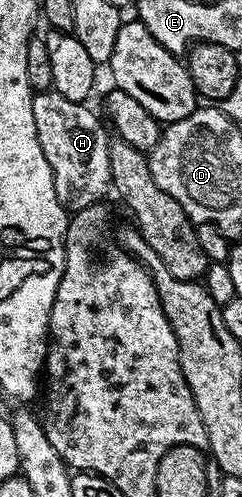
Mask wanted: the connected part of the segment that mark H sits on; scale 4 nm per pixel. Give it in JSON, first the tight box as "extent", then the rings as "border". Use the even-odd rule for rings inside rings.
{"extent":[31,90,112,212],"border":[[[41,90],[31,100],[31,122],[37,124],[37,140],[39,141],[39,153],[49,160],[49,168],[53,172],[53,188],[55,195],[64,211],[74,212],[84,210],[90,206],[102,203],[107,190],[112,189],[111,169],[109,168],[109,148],[111,142],[107,134],[109,130],[101,121],[100,115],[90,110],[90,105],[65,100],[65,96],[58,94],[56,90]]]}

